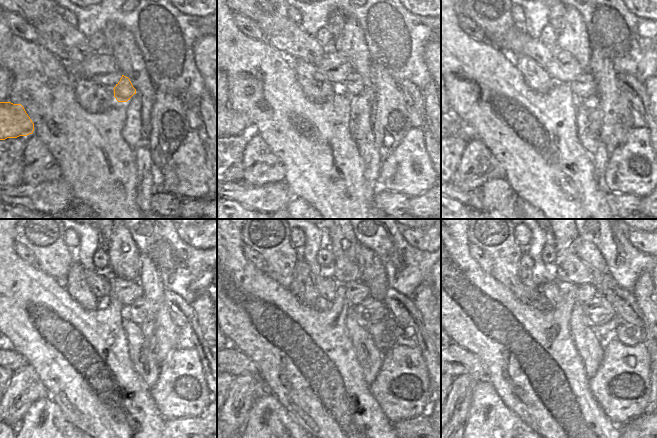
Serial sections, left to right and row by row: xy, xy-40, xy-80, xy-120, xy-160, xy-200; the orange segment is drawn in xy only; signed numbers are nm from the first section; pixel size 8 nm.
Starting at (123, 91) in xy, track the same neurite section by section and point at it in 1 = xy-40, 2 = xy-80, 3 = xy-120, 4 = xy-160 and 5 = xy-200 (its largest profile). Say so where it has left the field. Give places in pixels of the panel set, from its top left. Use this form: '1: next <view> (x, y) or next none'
1: next xy-40 (353, 86)
2: next xy-80 (583, 87)
3: next xy-120 (140, 311)
4: next xy-160 (370, 311)
5: next xy-200 (598, 310)

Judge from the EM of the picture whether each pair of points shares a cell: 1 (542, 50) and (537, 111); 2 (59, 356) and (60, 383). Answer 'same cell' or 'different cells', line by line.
1: different cells
2: same cell

